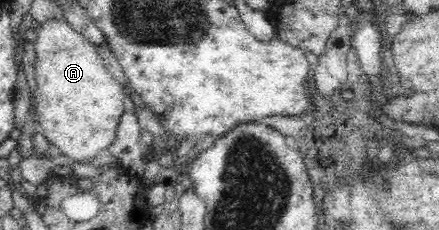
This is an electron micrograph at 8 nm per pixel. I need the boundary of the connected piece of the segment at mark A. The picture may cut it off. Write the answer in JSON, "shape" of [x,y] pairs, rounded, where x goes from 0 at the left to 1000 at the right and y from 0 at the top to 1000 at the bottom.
{"shape":[[[144,78],[98,100],[77,183],[82,265],[77,309],[87,365],[87,500],[89,565],[107,613],[130,639],[144,678],[171,709],[214,713],[226,661],[246,648],[264,596],[271,526],[287,483],[285,404],[269,352],[244,309],[235,257],[216,230],[216,196],[191,157],[166,130]]]}

